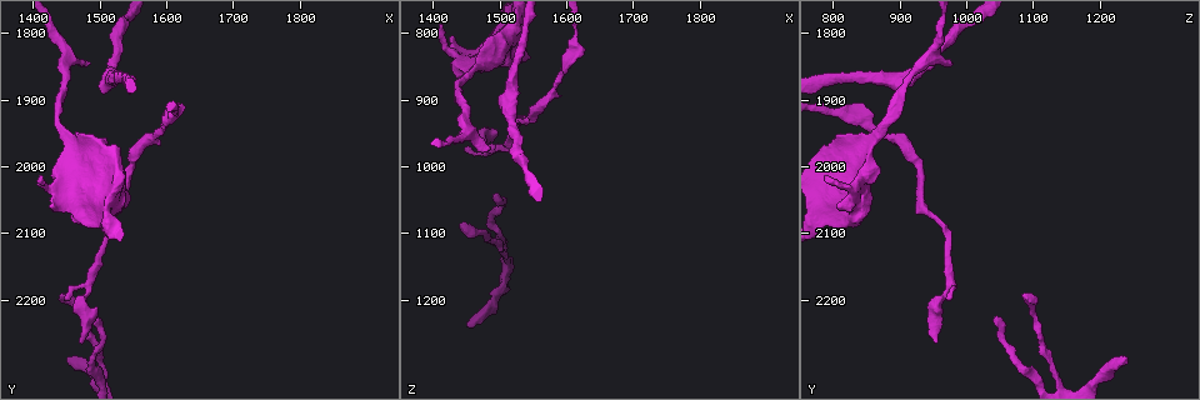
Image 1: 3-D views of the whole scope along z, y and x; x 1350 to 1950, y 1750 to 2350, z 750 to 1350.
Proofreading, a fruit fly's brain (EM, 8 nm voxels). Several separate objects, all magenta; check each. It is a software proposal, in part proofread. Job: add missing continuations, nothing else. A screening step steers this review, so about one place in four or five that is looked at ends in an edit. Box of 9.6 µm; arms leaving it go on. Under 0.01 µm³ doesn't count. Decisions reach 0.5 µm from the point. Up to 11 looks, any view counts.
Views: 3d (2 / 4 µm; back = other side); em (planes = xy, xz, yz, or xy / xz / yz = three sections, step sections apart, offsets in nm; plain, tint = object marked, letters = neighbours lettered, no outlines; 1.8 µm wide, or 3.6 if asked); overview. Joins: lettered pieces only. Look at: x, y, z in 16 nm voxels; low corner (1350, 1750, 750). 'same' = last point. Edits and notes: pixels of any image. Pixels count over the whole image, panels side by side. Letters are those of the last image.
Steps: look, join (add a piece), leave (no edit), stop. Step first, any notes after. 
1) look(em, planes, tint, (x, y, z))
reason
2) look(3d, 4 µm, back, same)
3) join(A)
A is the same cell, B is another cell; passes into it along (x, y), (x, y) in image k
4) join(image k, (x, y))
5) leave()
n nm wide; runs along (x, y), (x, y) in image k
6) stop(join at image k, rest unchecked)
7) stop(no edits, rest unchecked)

look(em, xz, step 16, tint, (1465, 2265, 955))
free end

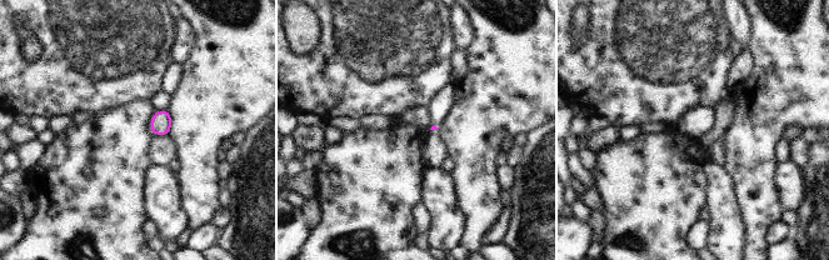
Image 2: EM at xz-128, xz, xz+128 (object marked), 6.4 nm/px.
look(em, planes, tint, same)

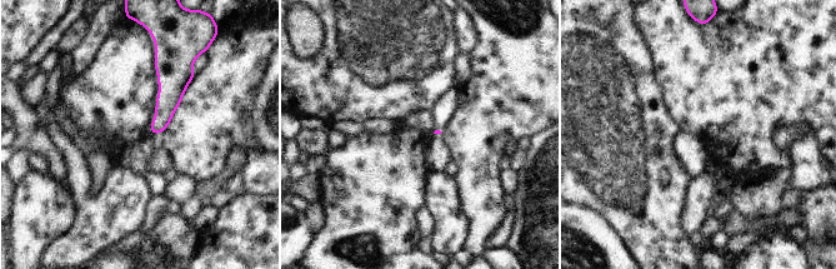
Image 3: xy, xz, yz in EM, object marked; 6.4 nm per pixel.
look(em, planes, letters, same)
see the neighbours

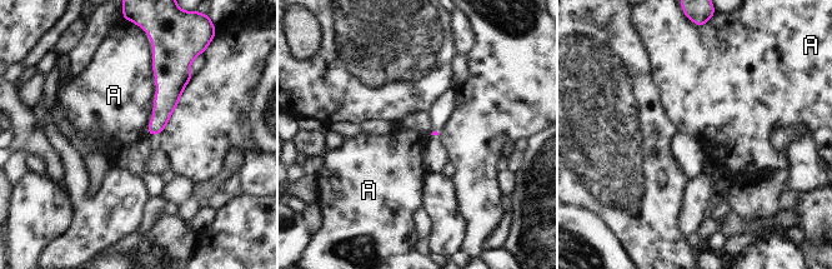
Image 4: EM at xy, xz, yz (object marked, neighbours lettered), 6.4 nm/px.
leave()
A is another cell; border along (153, 50), (155, 98), (146, 133) in image 4; none of them fits

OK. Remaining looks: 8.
look(3d, 4 µm, (1455, 2290, 1240))
free end

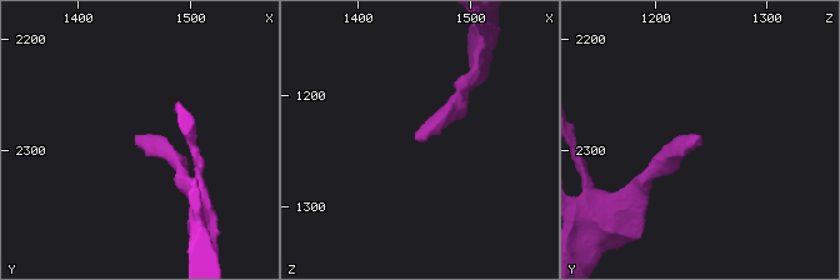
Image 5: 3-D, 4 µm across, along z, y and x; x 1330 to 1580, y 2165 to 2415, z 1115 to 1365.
look(em, planes, letters, (1450, 2290, 1238))

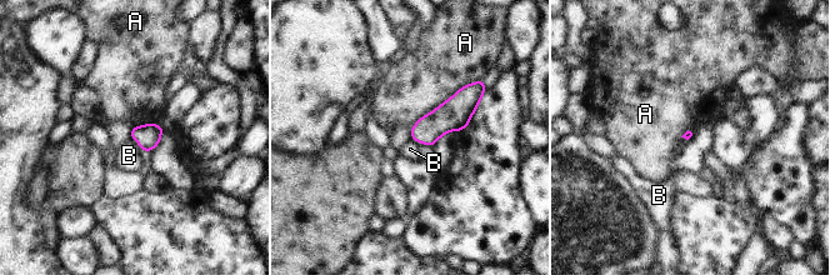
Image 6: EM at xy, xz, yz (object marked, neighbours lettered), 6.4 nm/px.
leave()
A and B are other cells; border along (130, 136), (143, 150) in image 6; no lettered piece goes on from it

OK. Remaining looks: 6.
look(em, 3.6 µm, planes, plain, (1445, 2190, 1085))
tapers out

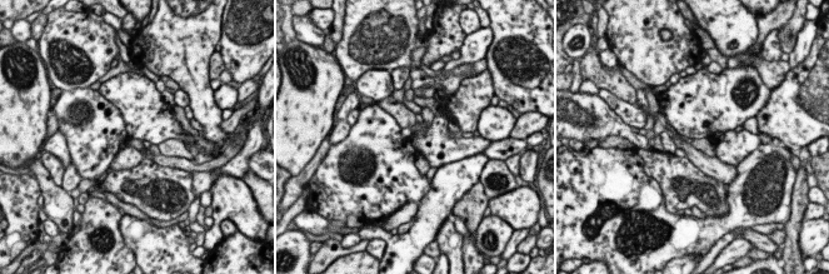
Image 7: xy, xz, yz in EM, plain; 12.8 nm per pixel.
look(em, 3.6 µm, planes, letters, same)
see the neighbours

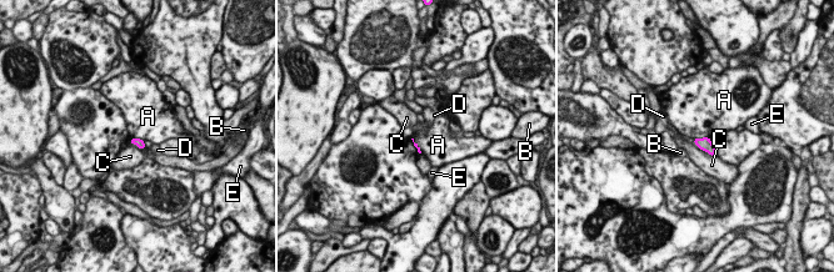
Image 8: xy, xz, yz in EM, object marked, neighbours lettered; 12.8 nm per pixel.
leave()
A, B, C, D and E are other cells; border along (707, 136), (694, 139) in image 8; no lettered piece goes on from it

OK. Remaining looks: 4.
look(em, xy, step 8, letters, (1430, 2055, 805))
branch stops here

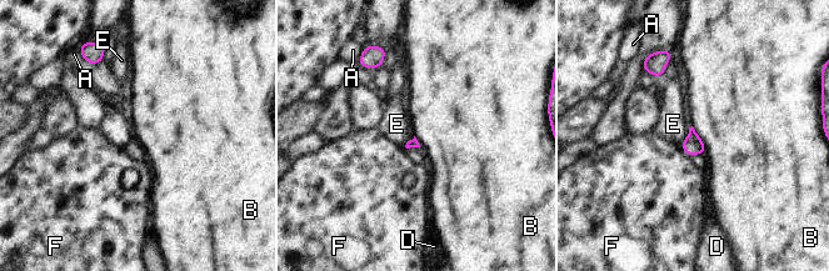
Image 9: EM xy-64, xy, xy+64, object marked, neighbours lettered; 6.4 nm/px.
look(em, planes, letters, same)
another direction

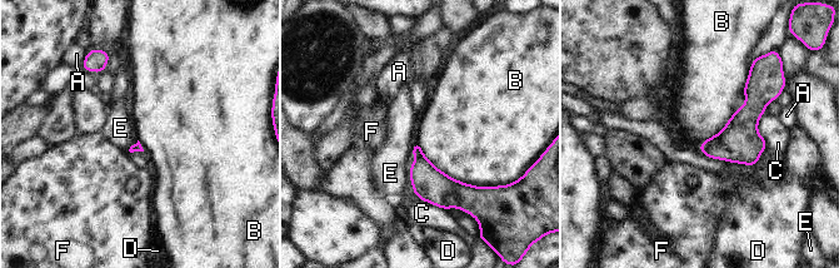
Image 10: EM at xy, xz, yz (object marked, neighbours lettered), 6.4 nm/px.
leave()
A, B, C, D, E and F are other cells; border along (418, 140), (447, 174), (492, 187) in image 10; none of them fits

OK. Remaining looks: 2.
stop(no edits, rest unchecked)

